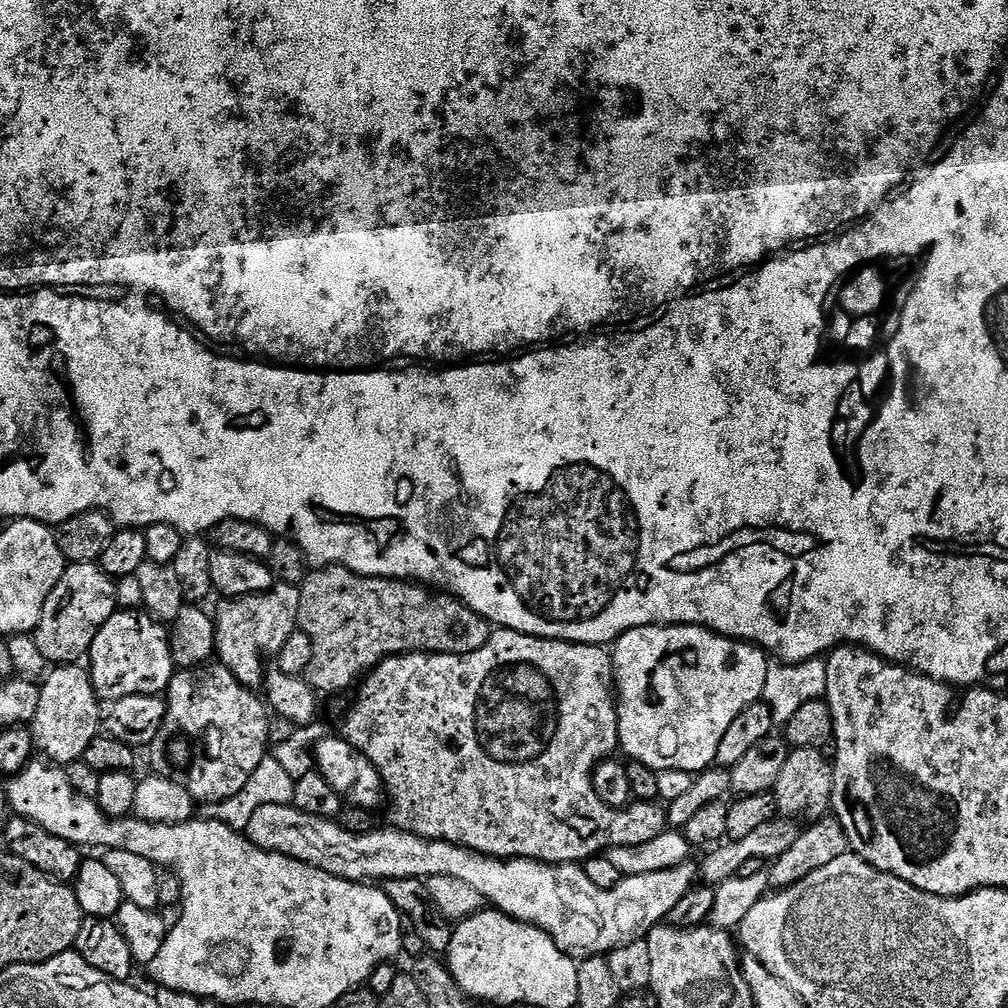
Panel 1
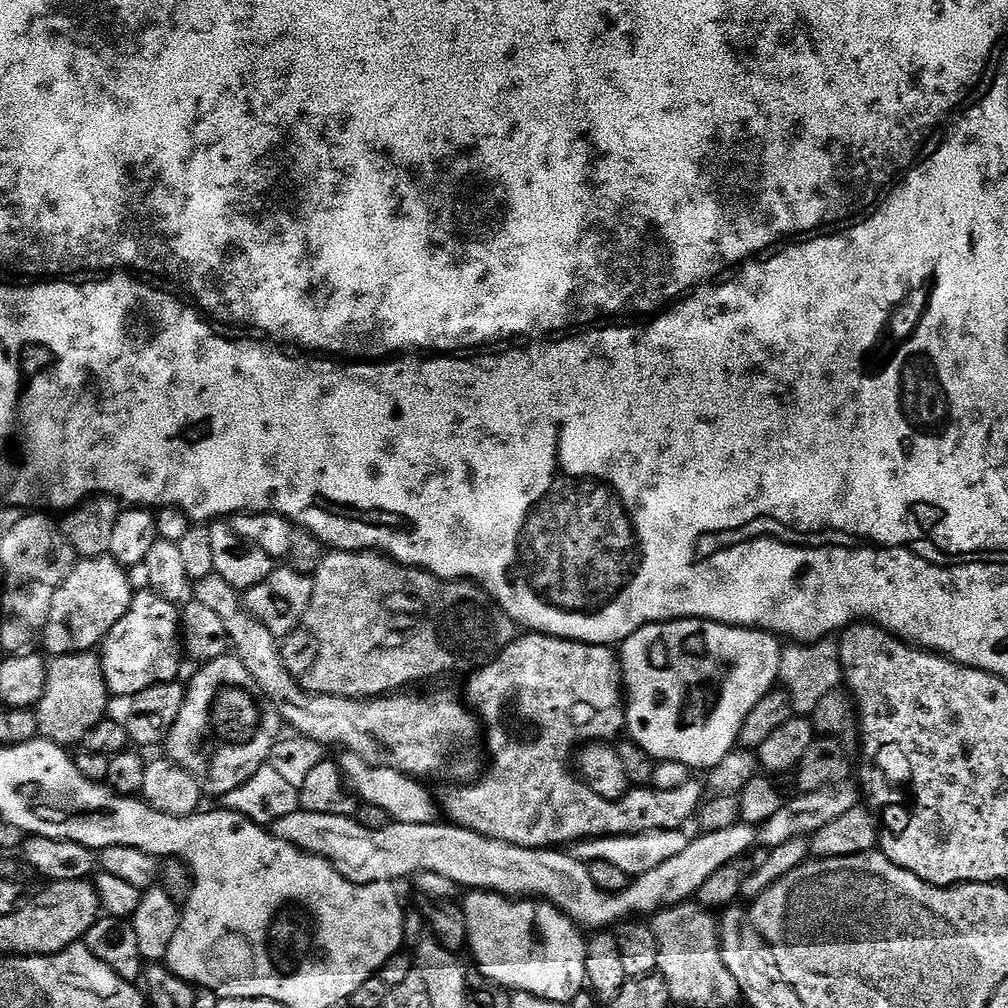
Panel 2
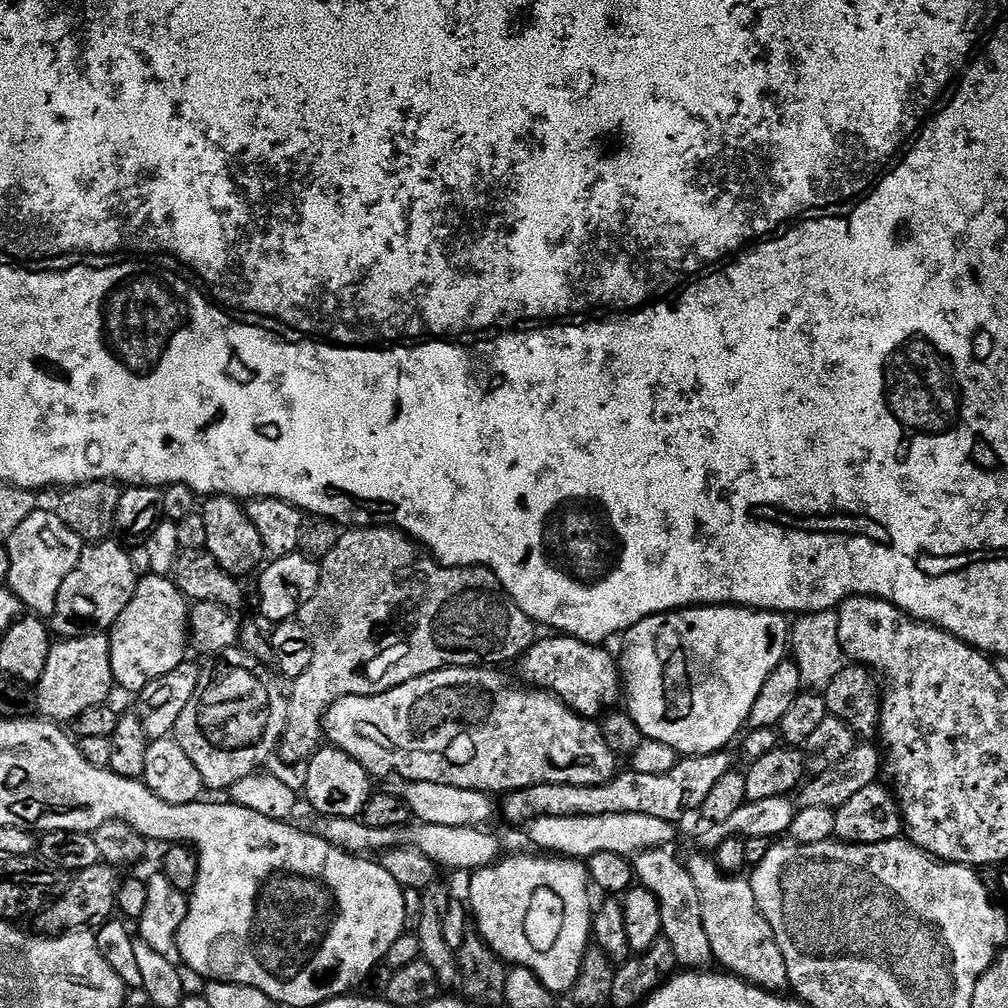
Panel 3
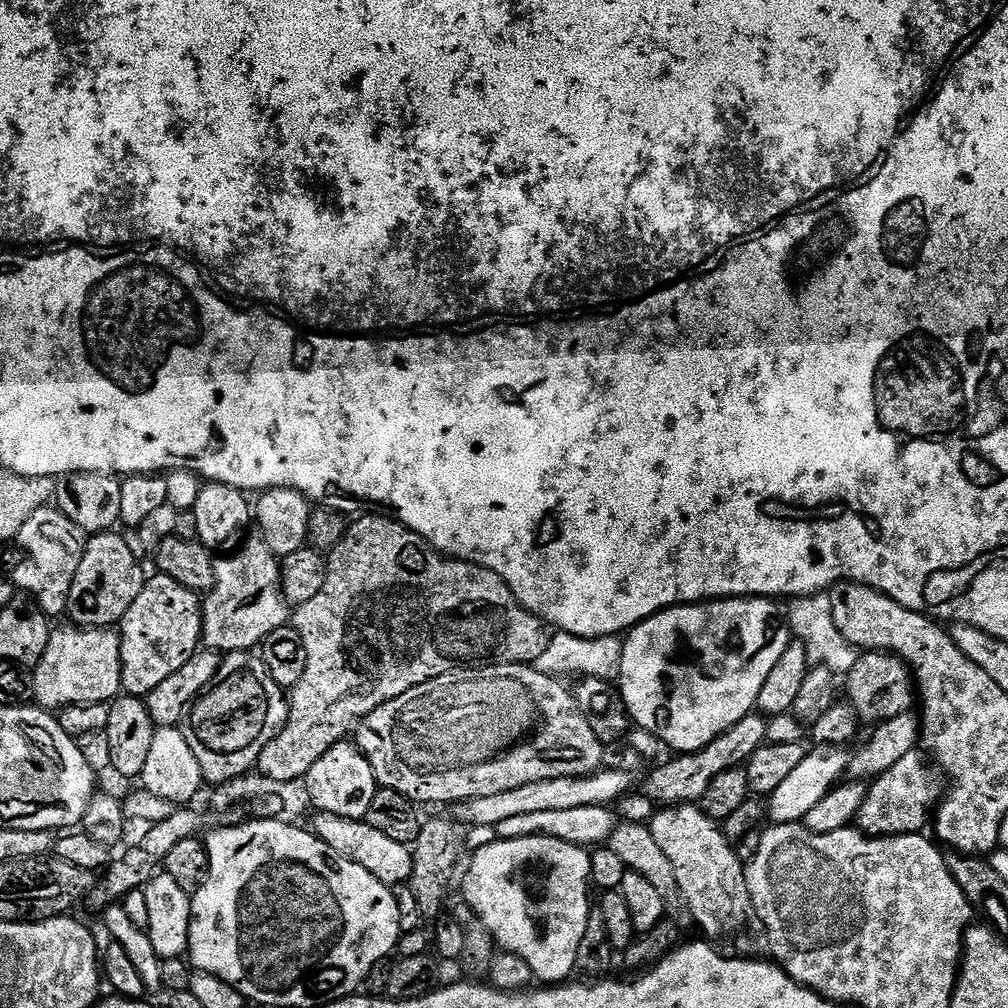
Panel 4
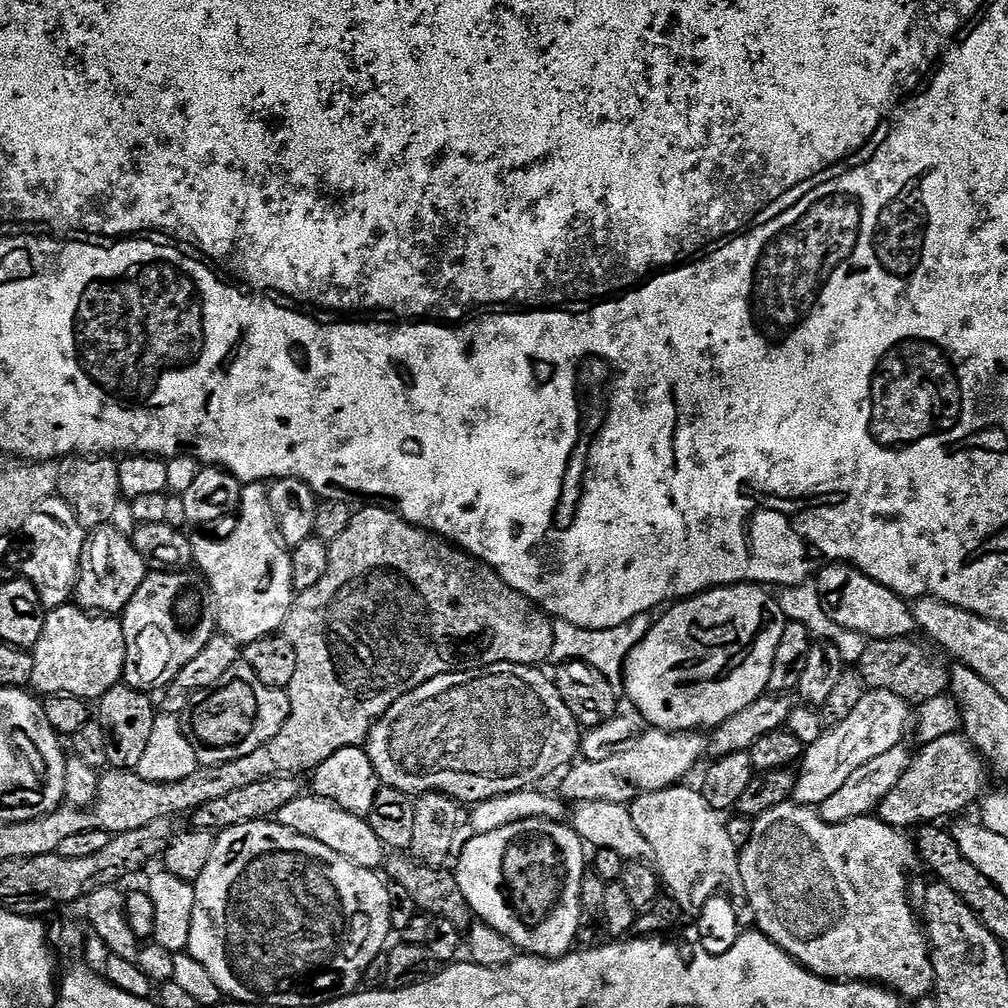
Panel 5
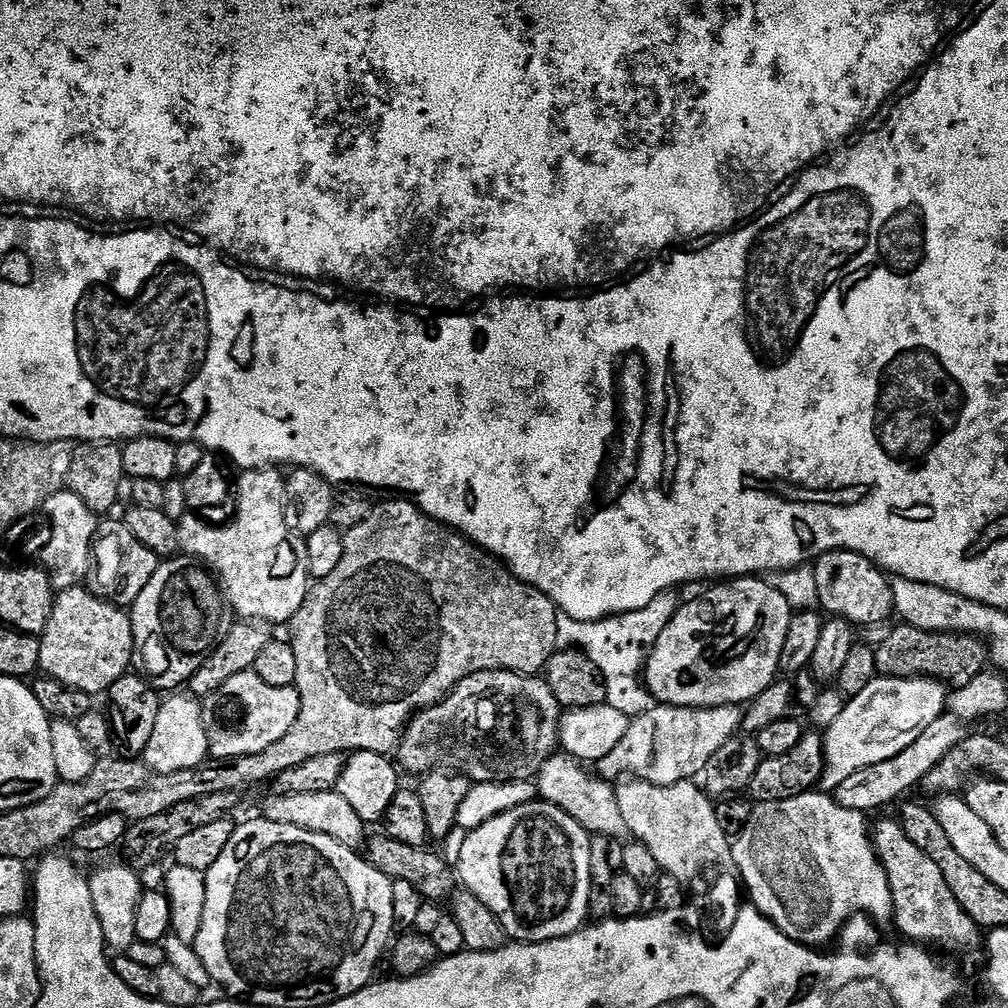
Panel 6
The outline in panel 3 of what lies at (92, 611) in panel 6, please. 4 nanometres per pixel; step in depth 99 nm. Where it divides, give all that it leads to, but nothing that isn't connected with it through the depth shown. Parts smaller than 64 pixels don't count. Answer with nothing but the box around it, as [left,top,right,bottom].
[34,636,114,726]

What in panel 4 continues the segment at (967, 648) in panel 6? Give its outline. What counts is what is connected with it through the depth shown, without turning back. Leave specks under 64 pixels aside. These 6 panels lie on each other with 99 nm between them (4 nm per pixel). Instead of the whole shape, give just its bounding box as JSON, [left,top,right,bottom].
[842,652,914,725]

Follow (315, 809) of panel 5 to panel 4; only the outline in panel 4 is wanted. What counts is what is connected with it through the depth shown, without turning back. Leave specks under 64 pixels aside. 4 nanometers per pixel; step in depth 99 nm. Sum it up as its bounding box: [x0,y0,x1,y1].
[311,812,412,886]

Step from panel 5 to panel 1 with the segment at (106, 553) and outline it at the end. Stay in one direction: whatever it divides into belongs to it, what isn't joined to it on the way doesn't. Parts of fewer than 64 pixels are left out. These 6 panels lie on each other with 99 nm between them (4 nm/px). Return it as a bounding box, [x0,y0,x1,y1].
[34,563,118,665]

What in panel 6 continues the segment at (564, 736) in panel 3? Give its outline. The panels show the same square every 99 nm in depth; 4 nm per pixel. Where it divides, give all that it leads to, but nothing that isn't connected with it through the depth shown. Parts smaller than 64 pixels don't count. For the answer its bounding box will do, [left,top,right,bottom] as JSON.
[398,672,562,784]

